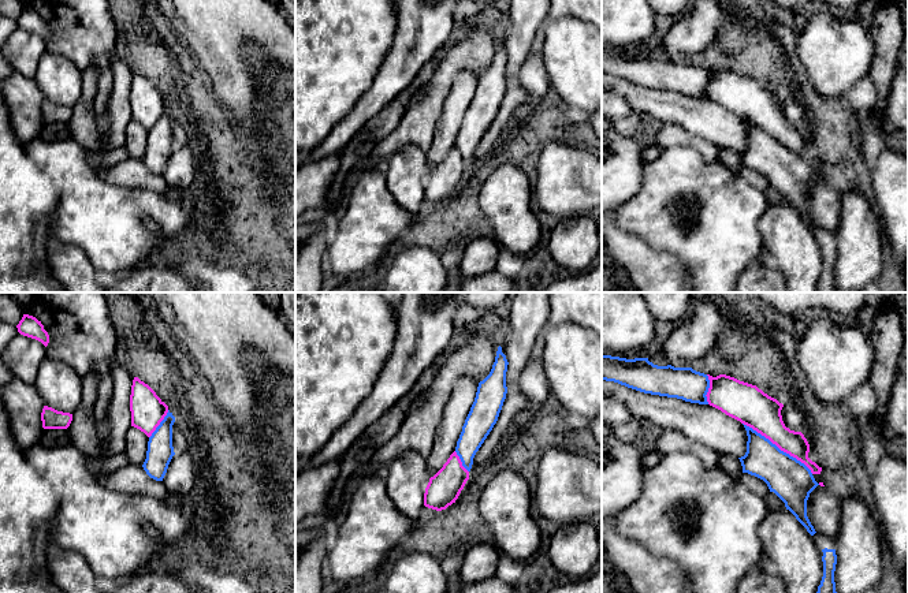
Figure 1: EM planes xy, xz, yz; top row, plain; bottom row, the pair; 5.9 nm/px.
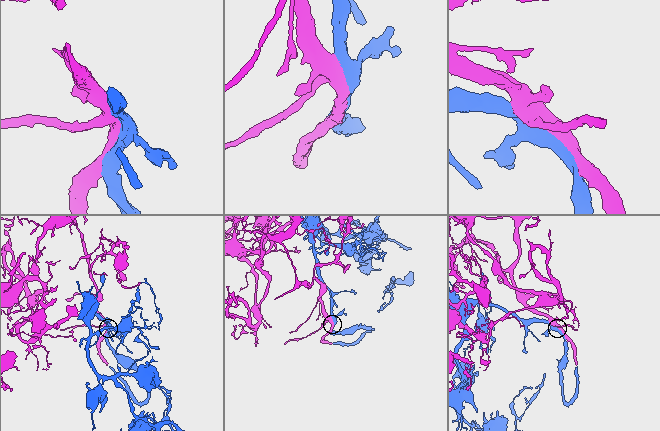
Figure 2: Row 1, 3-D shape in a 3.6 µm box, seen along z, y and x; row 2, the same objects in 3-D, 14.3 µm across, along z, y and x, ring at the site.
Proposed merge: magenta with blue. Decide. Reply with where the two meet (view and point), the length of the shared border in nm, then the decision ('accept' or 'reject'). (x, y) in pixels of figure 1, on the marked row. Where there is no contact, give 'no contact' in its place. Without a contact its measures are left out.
meets magenta in yz at (778, 447); contact 500 nm long; accept

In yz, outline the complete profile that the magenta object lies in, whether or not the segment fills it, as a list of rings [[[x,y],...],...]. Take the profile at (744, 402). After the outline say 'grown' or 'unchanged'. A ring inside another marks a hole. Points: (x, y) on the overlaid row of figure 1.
[[[602,355],[602,380],[614,381],[628,388],[667,398],[677,398],[691,403],[710,404],[726,415],[740,421],[748,436],[747,452],[738,458],[743,473],[763,480],[770,492],[774,492],[796,519],[814,536],[816,532],[807,516],[807,500],[819,485],[814,475],[822,467],[808,458],[810,444],[801,432],[785,426],[781,415],[784,407],[777,399],[769,396],[756,385],[734,377],[719,374],[712,377],[692,368],[658,366],[648,358],[626,359]]]; grown

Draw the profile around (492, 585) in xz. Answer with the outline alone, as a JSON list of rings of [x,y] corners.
[[[494,577],[481,582],[464,583],[461,593],[516,593],[516,588]]]

